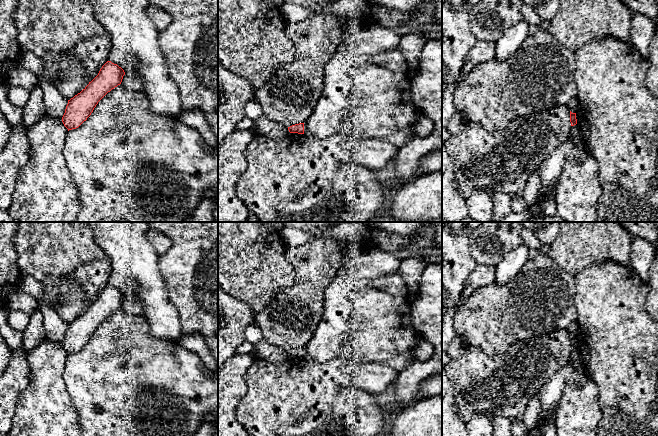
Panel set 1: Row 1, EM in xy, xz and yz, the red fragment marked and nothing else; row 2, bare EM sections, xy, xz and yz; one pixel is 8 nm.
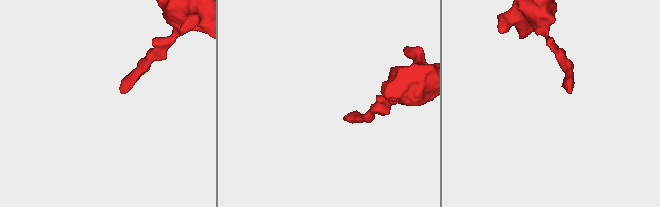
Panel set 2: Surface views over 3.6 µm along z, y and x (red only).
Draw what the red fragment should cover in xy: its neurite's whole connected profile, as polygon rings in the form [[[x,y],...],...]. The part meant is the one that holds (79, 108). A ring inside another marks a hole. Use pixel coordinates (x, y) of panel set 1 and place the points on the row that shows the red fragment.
[[[107,61],[98,75],[77,95],[68,100],[62,117],[69,130],[78,128],[91,115],[98,102],[112,89],[121,84],[124,70],[117,64]]]

